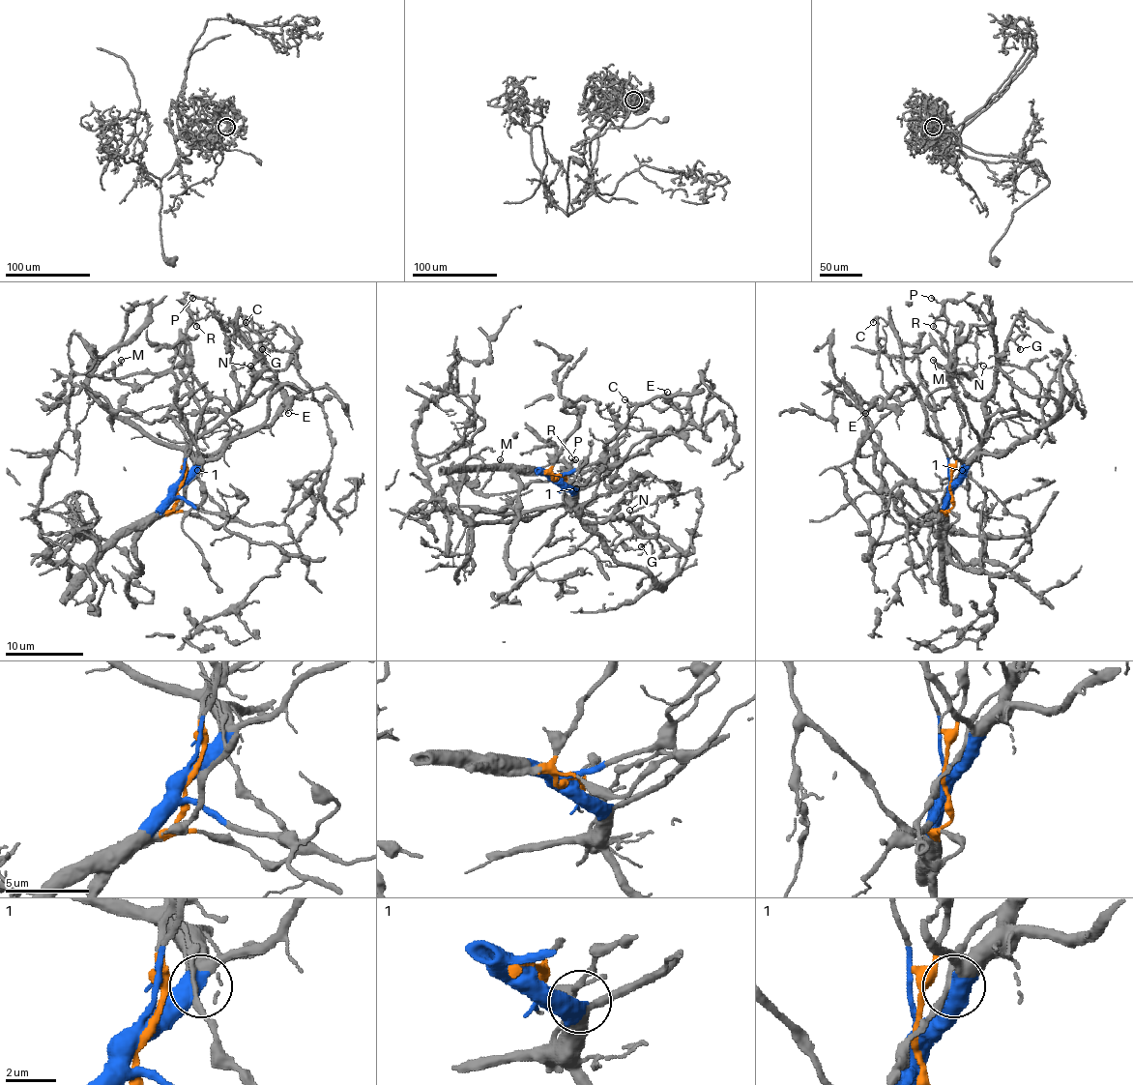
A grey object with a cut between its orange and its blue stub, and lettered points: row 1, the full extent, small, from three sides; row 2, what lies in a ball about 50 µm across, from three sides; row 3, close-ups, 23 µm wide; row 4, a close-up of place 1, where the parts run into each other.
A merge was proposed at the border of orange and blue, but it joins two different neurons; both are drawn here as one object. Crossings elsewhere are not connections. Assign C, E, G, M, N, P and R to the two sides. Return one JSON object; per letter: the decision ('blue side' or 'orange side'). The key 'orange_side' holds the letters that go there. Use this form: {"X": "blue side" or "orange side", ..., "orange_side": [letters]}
{"C": "orange side", "E": "blue side", "G": "blue side", "M": "orange side", "N": "blue side", "P": "orange side", "R": "orange side", "orange_side": ["C", "M", "P", "R"]}

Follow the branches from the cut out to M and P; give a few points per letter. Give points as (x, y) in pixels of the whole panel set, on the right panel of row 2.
M: (950, 488), (962, 424), (948, 375), (950, 366), (954, 373), (964, 373), (968, 377), (933, 360)
P: (950, 488), (962, 414), (954, 400), (948, 362), (943, 346), (946, 328), (944, 308), (931, 297)

